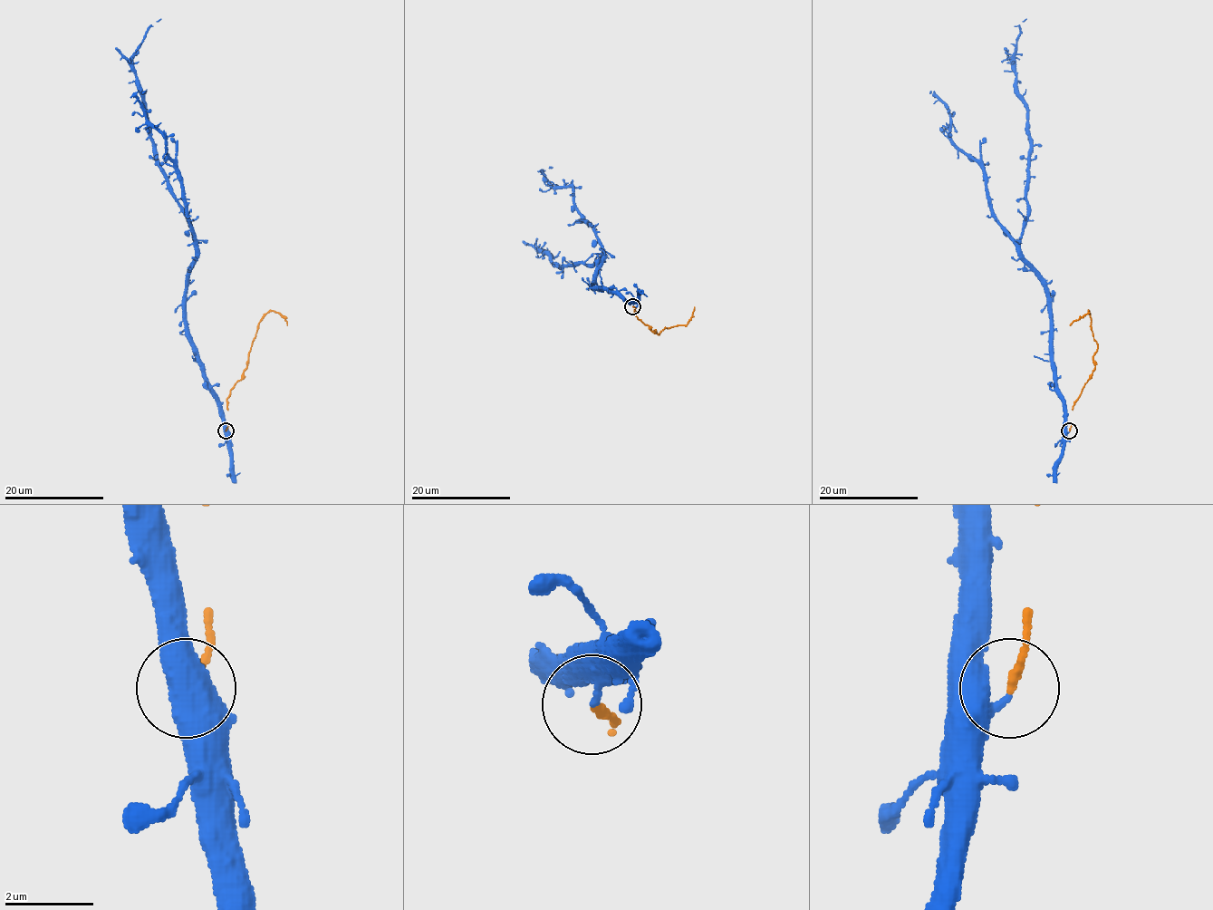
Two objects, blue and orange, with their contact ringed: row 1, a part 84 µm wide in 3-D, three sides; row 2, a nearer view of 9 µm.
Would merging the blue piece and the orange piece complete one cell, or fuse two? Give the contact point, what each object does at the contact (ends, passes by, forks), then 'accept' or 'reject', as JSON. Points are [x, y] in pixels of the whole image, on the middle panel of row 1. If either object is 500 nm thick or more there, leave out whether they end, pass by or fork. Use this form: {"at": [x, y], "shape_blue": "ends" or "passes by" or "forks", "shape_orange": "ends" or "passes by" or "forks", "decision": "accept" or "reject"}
{"at": [632, 306], "shape_blue": "ends", "shape_orange": "ends", "decision": "reject"}

